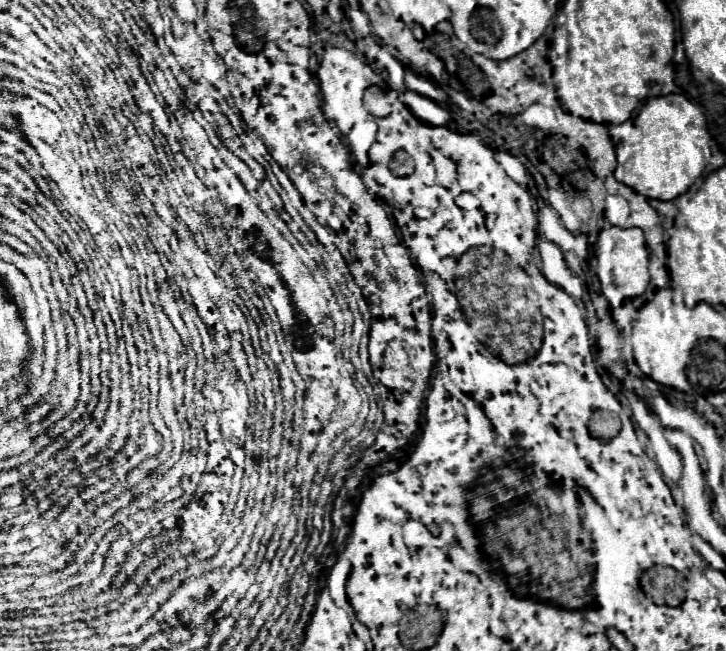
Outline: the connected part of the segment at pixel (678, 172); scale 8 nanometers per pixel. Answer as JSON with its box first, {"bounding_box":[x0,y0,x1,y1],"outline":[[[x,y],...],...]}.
{"bounding_box":[616,93,710,201],"outline":[[[670,93],[650,99],[638,115],[636,125],[642,129],[642,141],[638,145],[622,143],[616,147],[616,181],[644,199],[672,201],[684,195],[710,157],[710,137],[702,129],[702,113],[682,95]]]}

